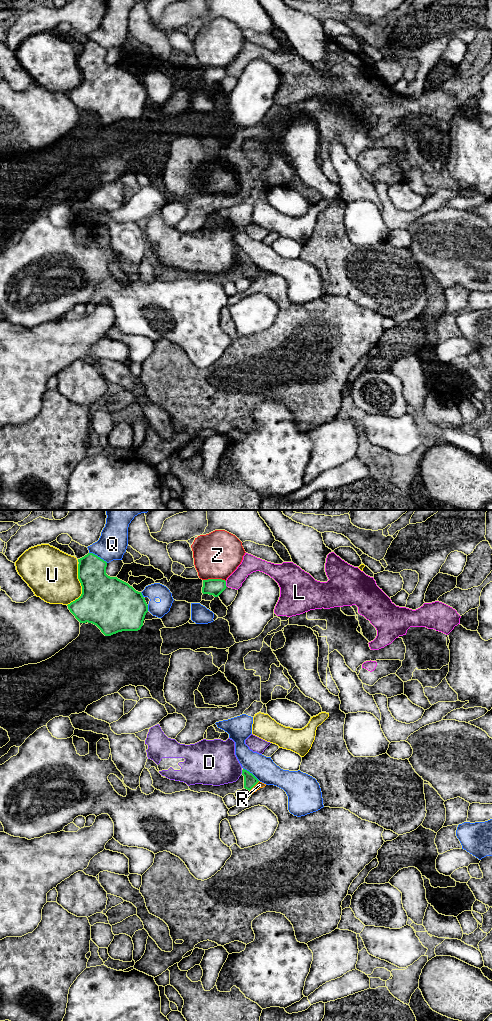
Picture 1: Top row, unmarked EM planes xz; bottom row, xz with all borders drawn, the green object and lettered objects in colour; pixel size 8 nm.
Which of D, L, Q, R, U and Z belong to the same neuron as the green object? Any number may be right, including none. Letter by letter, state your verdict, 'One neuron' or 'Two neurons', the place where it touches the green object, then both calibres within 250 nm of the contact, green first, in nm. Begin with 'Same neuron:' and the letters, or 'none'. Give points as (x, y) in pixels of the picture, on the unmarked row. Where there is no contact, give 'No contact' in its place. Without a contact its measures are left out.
Same neuron: none
D: Two neurons. Touches green at xz (242, 260). Thickness 100 nm (green) against 360 nm
L: Two neurons. Touches green at xz (225, 72). Thickness 140 nm (green) against 140 nm
Q: Two neurons. Touches green at xz (97, 44). Thickness 260 nm (green) against 240 nm
R: Two neurons. Touches green at xz (254, 273). Thickness 100 nm (green) against 50 nm
U: Two neurons. Touches green at xz (81, 73). Thickness 420 nm (green) against 400 nm
Z: Two neurons. Touches green at xz (214, 67). Thickness 140 nm (green) against 380 nm

